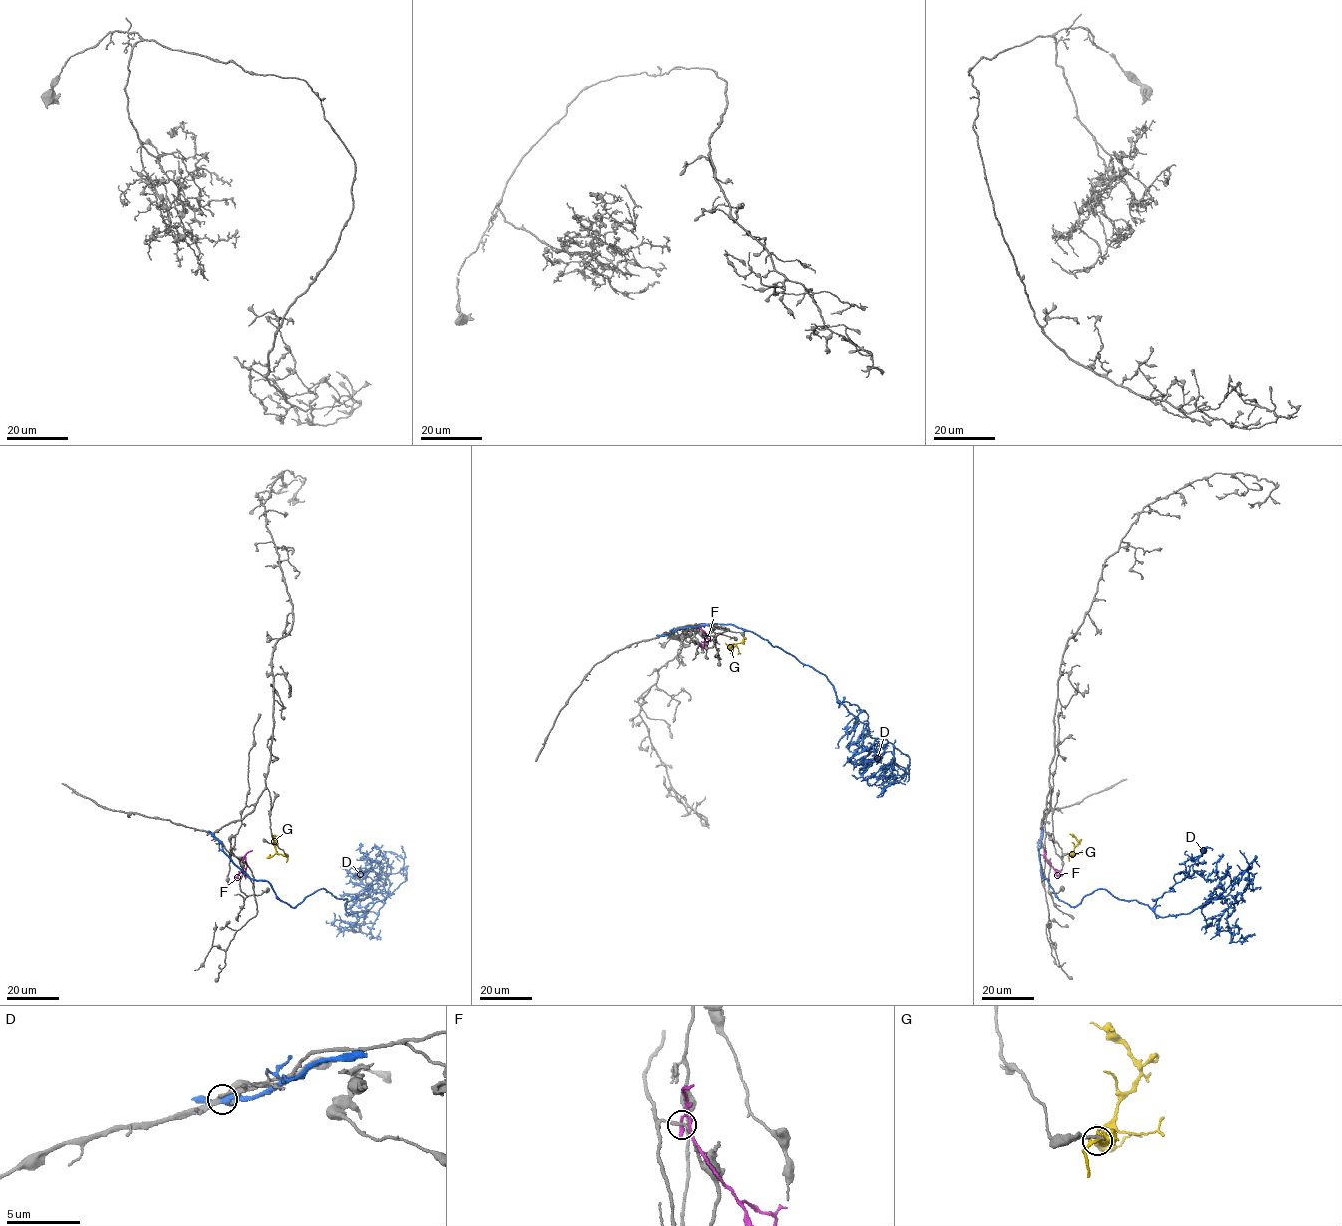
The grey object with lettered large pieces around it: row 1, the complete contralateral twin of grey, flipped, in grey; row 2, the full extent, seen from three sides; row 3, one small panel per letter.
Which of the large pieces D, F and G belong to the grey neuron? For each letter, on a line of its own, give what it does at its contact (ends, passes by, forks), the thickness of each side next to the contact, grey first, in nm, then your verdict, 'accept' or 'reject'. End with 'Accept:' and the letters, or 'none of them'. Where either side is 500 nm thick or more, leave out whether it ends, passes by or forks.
D: it passes by; 260 nm thick on the grey side, 460 nm on the other; reject
F: it ends there; 200 nm thick on the grey side, 320 nm on the other; reject
G: it passes by; 240 nm thick on the grey side, 320 nm on the other; reject
Accept: none of them

